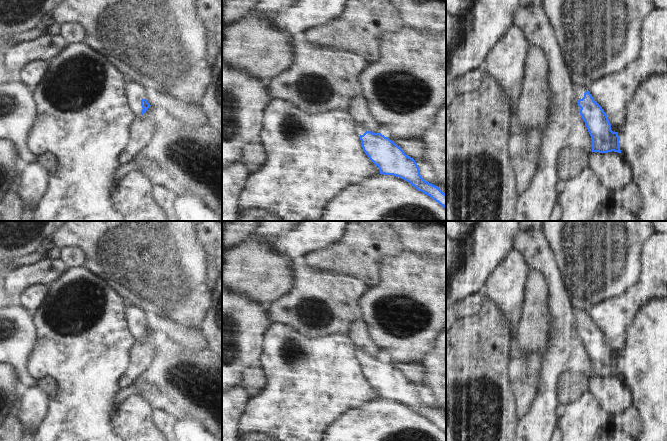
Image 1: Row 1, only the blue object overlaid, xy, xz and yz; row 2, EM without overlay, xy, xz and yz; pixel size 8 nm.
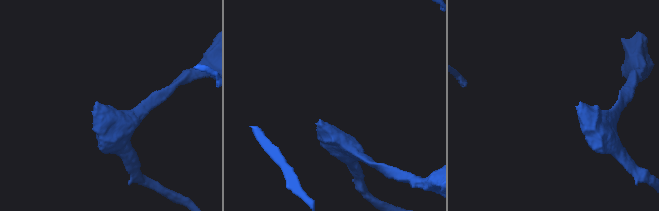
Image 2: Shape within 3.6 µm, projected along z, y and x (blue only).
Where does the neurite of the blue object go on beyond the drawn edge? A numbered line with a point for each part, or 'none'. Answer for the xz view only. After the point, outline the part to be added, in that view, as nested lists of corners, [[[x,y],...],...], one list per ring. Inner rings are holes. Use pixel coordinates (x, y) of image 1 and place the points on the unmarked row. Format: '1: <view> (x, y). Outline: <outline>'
1: xz (360, 354). Outline: [[[355,348],[355,353],[358,360],[363,359],[366,355],[368,355],[366,352],[359,348]]]

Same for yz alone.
1: yz (579, 315). Outline: [[[574,310],[574,319],[576,324],[582,323],[586,315],[588,315],[588,313],[584,310]]]

